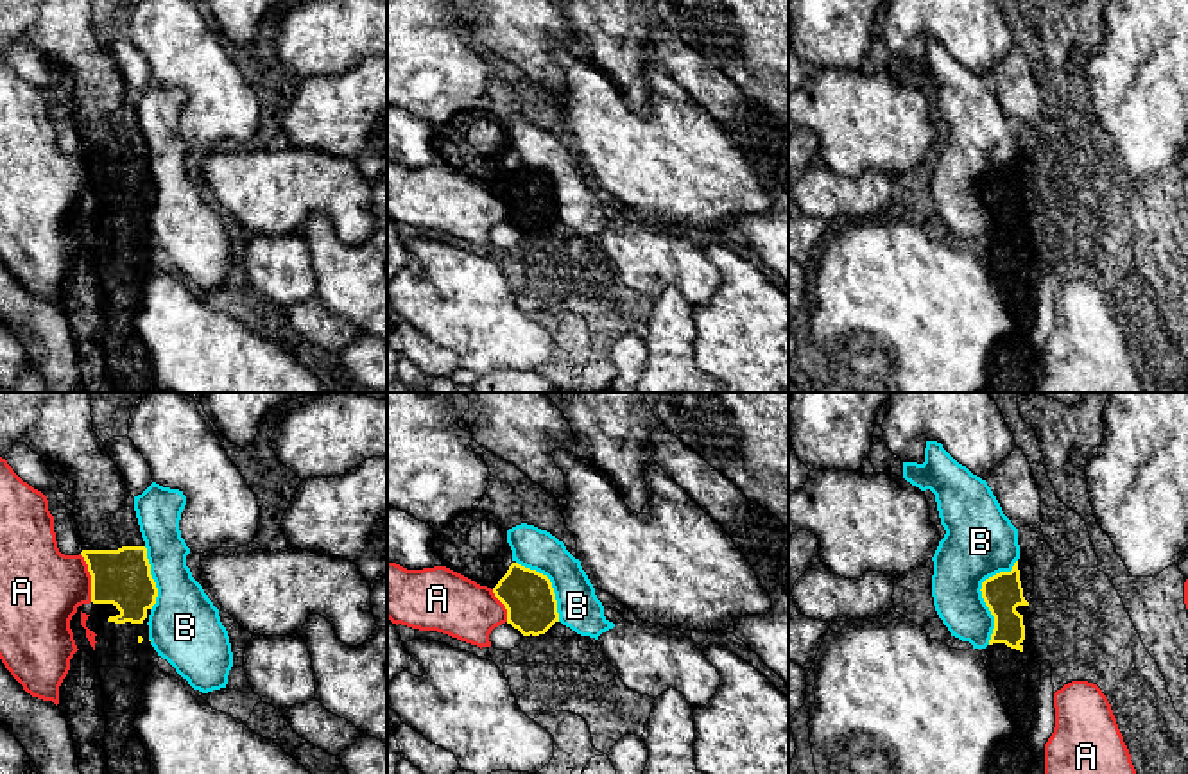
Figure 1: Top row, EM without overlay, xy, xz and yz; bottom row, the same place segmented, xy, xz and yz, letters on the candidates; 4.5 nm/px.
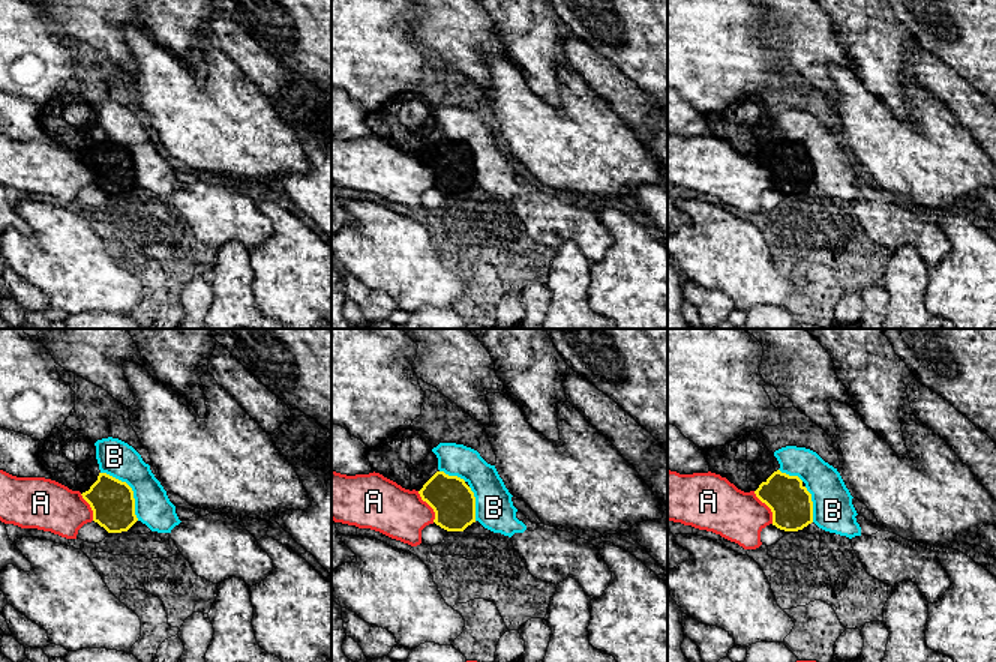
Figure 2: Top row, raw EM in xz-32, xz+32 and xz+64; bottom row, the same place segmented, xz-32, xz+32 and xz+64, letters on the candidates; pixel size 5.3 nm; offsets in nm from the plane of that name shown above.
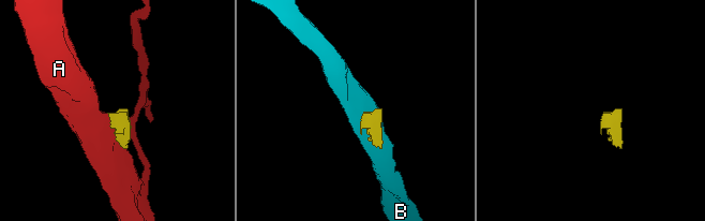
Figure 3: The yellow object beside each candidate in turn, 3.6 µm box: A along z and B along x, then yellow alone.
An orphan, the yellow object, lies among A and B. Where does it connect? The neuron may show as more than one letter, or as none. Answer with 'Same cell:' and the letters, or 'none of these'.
Same cell: none of these

